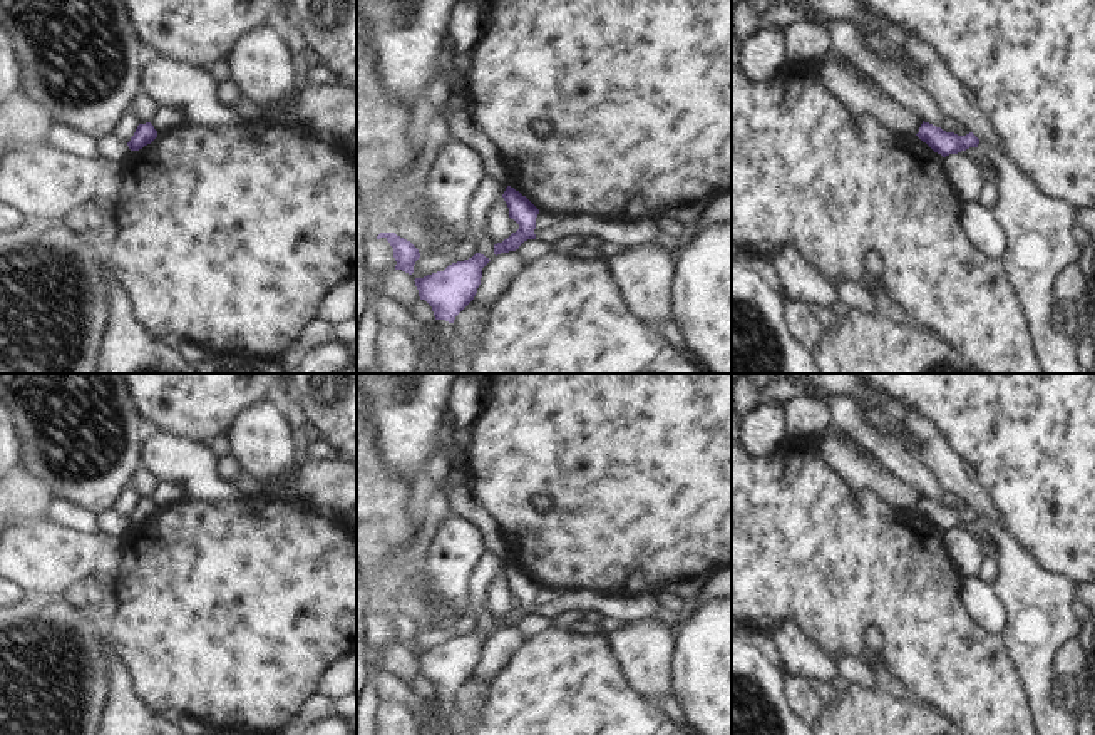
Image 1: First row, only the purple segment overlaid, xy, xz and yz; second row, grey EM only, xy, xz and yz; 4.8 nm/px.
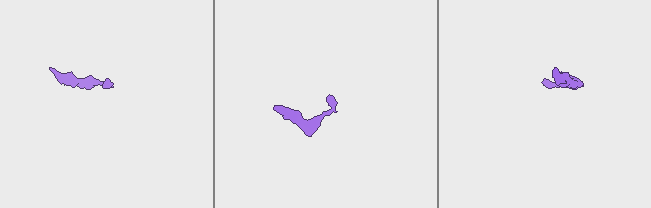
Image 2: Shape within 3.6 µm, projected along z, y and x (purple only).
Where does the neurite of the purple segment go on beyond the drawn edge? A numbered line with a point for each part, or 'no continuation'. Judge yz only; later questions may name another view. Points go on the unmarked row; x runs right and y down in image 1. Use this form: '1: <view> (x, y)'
no continuation.

